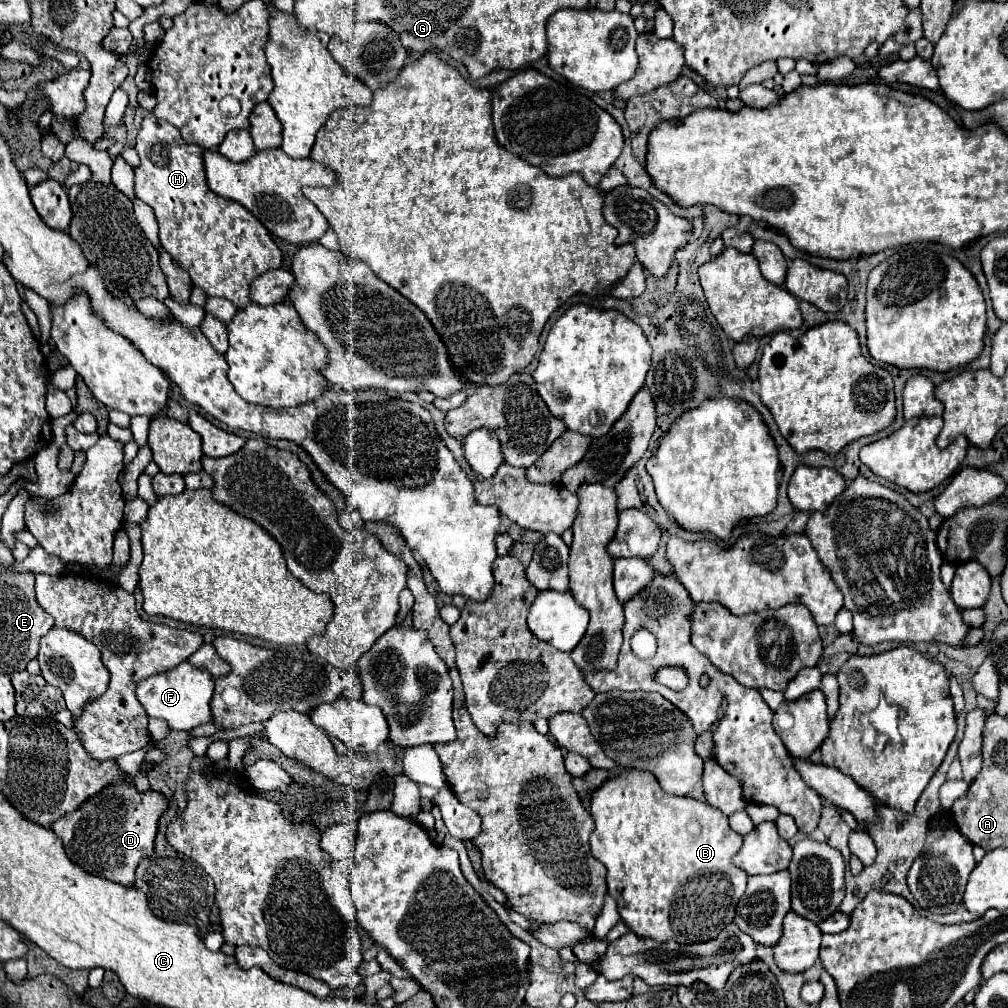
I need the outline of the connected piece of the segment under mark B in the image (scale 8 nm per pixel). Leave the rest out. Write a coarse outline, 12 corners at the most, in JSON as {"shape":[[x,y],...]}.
{"shape":[[617,768],[591,852],[637,936],[711,940],[747,872],[717,808]]}

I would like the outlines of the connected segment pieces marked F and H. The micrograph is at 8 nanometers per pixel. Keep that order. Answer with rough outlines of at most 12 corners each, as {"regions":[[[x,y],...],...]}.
{"regions":[[[183,662],[137,686],[149,716],[185,732],[211,720],[213,678]],[[147,116],[135,196],[171,260],[237,310],[283,264],[267,228],[207,186],[203,148]]]}

